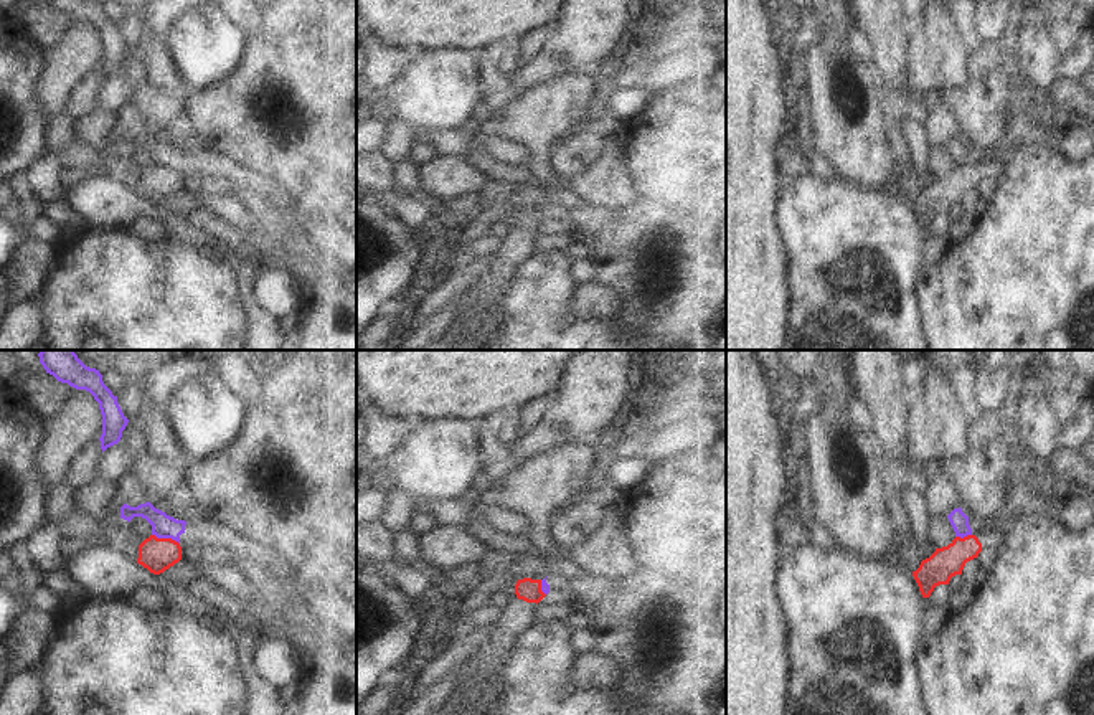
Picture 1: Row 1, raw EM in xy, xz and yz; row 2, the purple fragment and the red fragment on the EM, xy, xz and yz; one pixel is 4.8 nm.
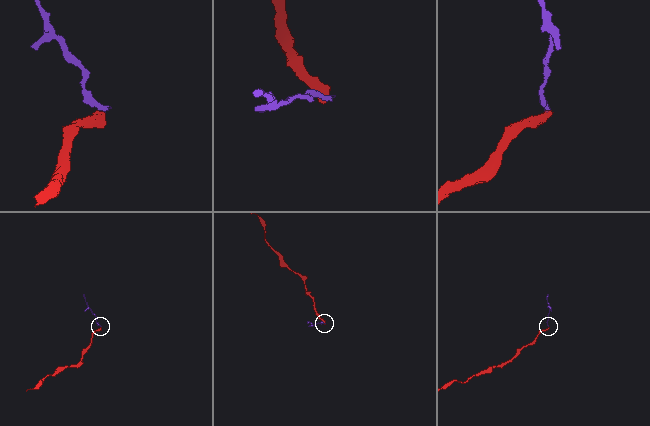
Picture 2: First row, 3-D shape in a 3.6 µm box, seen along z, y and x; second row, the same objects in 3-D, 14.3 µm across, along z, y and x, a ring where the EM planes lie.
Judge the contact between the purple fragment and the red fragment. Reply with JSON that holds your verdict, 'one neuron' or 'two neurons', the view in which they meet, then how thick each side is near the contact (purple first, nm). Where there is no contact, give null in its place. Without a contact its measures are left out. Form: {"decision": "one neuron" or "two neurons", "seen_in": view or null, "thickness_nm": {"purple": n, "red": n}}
{"decision": "two neurons", "seen_in": "xy", "thickness_nm": {"purple": 120, "red": 160}}

